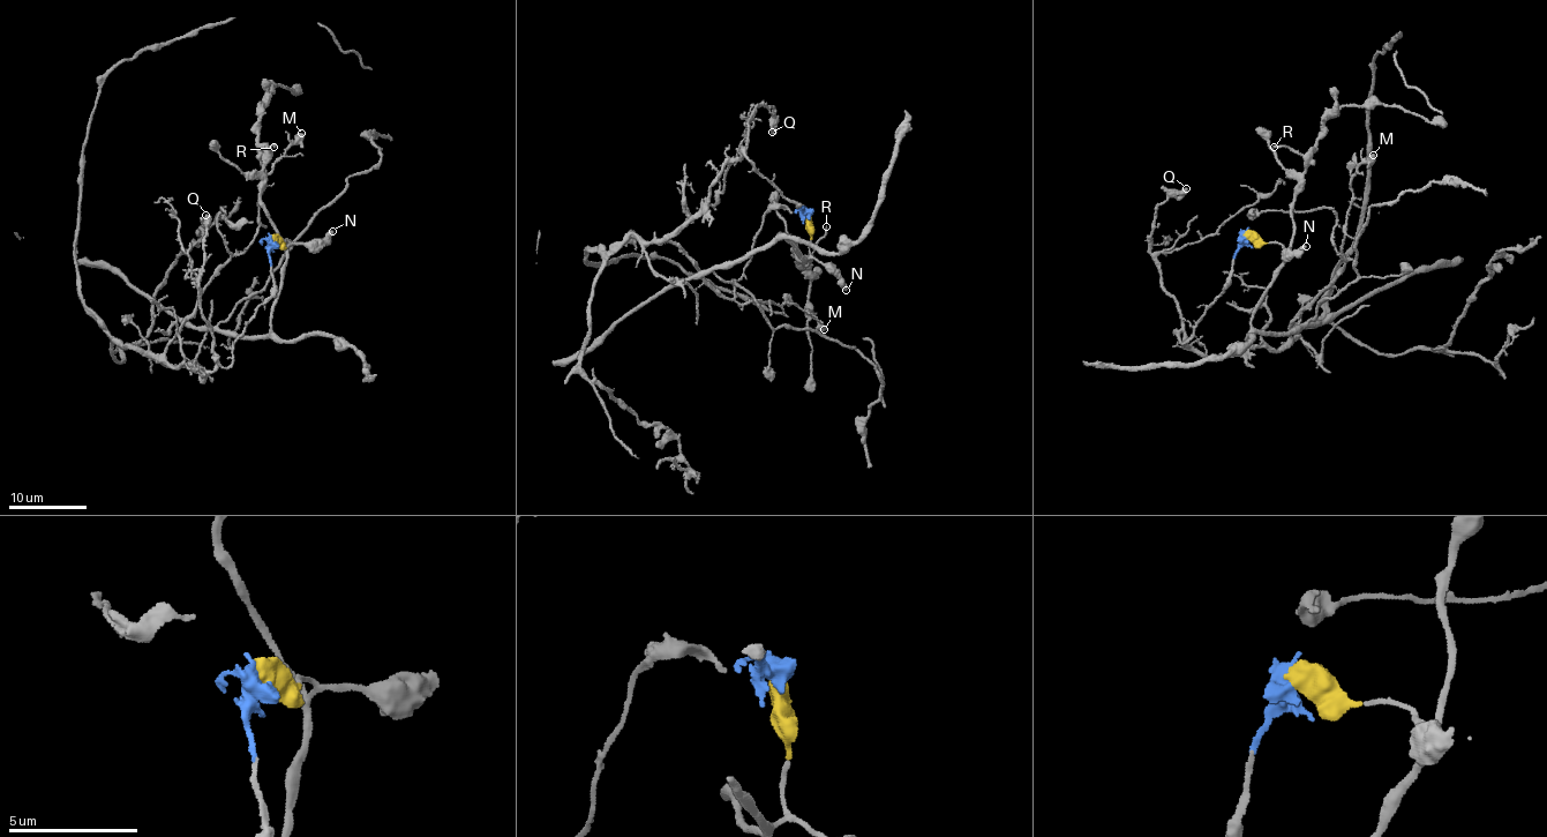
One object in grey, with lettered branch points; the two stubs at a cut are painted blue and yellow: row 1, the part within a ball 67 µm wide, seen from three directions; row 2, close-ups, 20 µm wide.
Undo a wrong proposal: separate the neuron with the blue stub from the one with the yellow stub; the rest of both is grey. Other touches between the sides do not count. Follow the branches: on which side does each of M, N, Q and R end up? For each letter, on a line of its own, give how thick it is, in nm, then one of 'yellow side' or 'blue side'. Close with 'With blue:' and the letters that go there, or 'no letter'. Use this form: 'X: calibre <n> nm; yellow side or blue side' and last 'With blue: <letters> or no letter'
M: calibre 600 nm; blue side
N: calibre 400 nm; yellow side
Q: calibre 320 nm; blue side
R: calibre 170 nm; yellow side
With blue: M, Q

